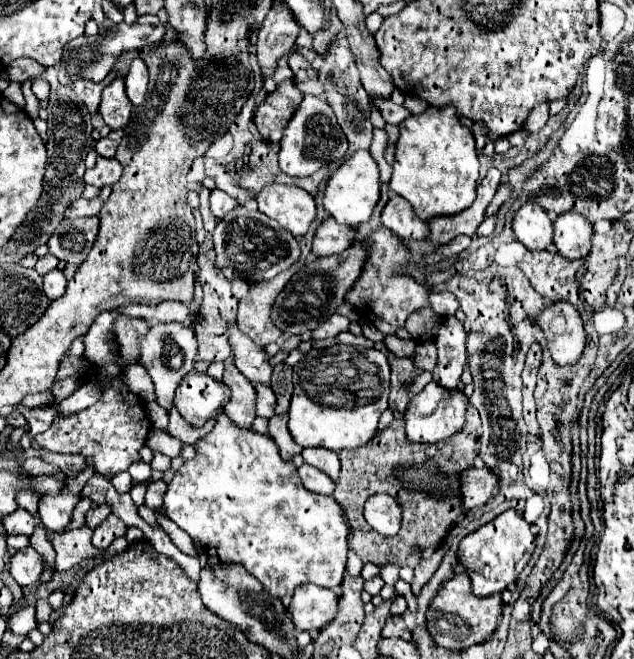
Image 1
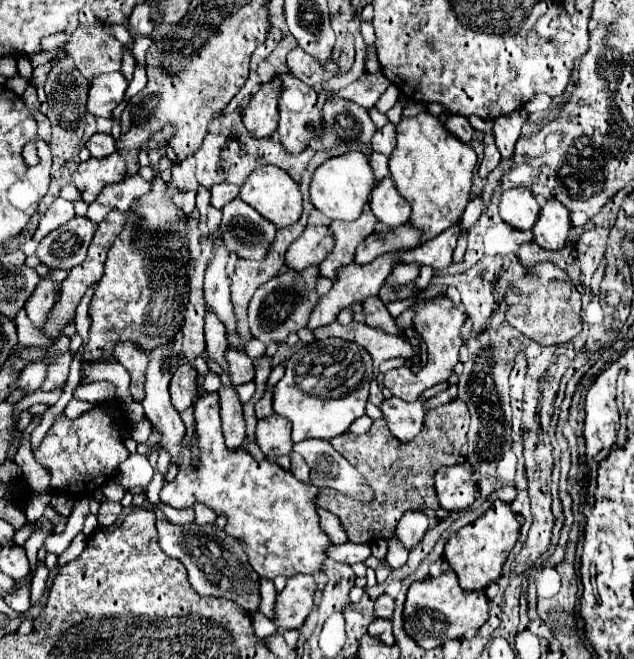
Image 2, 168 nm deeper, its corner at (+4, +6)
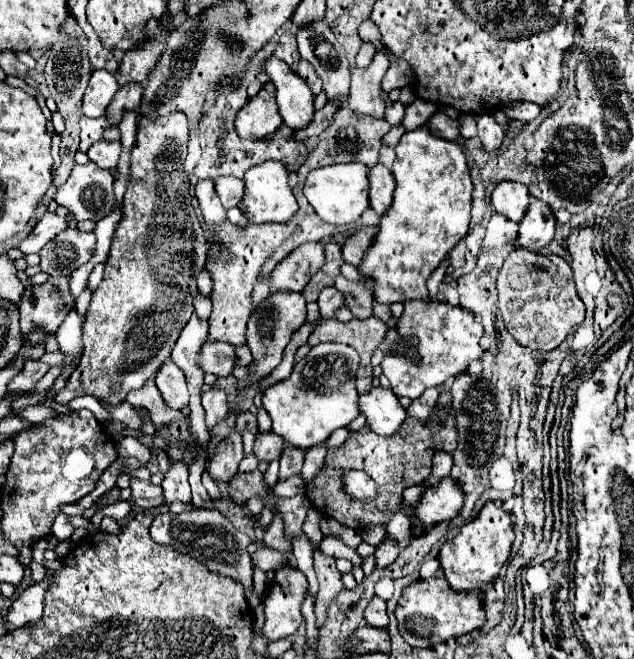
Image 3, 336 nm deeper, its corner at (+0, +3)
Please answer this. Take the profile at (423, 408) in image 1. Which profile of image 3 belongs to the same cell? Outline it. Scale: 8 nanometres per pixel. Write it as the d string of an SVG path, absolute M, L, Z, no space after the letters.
M373 387L369 395L359 395L359 409L367 415L367 425L377 435L395 435L405 423L407 409L399 403L391 389Z

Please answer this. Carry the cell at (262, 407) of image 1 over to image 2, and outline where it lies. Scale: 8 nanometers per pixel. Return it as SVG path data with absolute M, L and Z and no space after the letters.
M227 348L225 352L225 360L227 360L227 372L231 378L231 384L245 384L245 382L253 382L255 378L255 368L253 368L253 360L237 350L237 348Z

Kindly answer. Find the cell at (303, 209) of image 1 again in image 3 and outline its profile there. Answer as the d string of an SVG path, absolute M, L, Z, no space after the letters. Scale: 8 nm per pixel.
M265 161L245 173L245 199L241 209L251 223L287 223L297 213L297 199L289 185L289 171L279 161Z

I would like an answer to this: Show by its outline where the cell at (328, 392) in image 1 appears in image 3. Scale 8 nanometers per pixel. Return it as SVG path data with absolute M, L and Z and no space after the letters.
M319 343L319 345L311 347L309 355L295 363L291 377L285 379L285 381L277 381L263 395L263 407L267 409L267 413L273 419L273 431L277 435L281 435L293 447L309 449L309 447L325 443L335 429L347 427L351 421L355 421L359 417L357 385L355 385L355 381L357 381L357 369L359 369L359 355L349 345Z

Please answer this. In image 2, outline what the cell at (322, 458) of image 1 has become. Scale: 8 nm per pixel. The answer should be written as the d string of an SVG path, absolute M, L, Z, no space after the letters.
M303 440L293 444L309 464L309 484L315 488L333 488L347 498L369 502L373 500L373 488L367 480L325 440Z

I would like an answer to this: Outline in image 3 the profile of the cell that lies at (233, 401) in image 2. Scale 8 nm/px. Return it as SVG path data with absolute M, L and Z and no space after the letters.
M233 431L215 447L215 453L209 459L207 471L215 481L229 481L237 473L237 467L243 457L245 453L243 453L241 433Z

